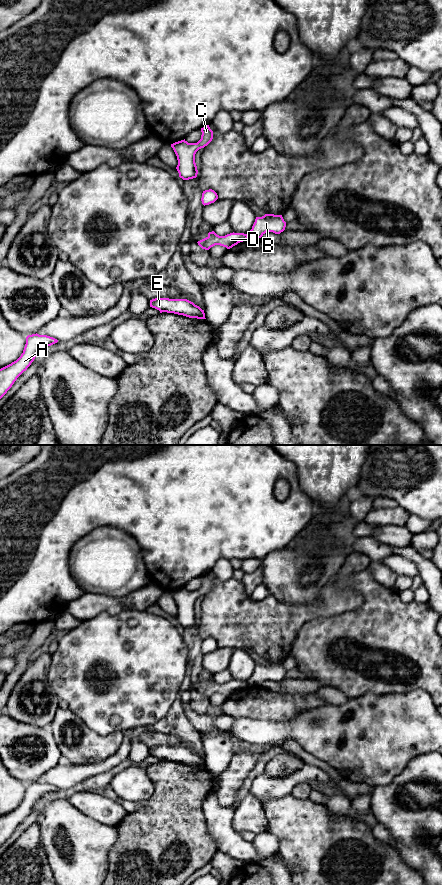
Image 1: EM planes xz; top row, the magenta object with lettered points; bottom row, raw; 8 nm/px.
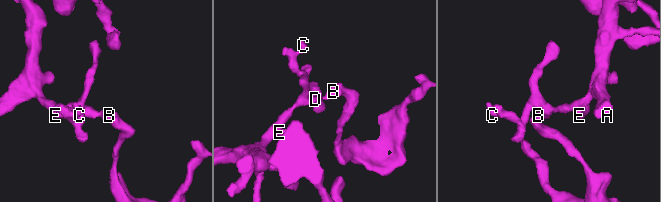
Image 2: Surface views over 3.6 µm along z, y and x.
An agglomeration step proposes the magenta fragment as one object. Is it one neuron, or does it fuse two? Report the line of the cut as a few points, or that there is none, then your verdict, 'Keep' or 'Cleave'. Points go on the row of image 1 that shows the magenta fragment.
Split along xz (246, 234), (248, 237). Cleave

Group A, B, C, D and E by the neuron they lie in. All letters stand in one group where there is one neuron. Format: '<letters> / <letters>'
A C D E / B

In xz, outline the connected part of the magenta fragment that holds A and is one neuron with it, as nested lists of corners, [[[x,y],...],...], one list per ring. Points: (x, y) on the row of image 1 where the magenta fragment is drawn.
[[[37,333],[28,335],[21,356],[16,361],[0,369],[0,399],[12,387],[17,378],[27,370],[35,357],[45,351],[46,347],[57,342],[57,339],[47,335]]]

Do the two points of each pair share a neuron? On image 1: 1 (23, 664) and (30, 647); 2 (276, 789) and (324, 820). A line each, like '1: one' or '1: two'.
1: one
2: two

